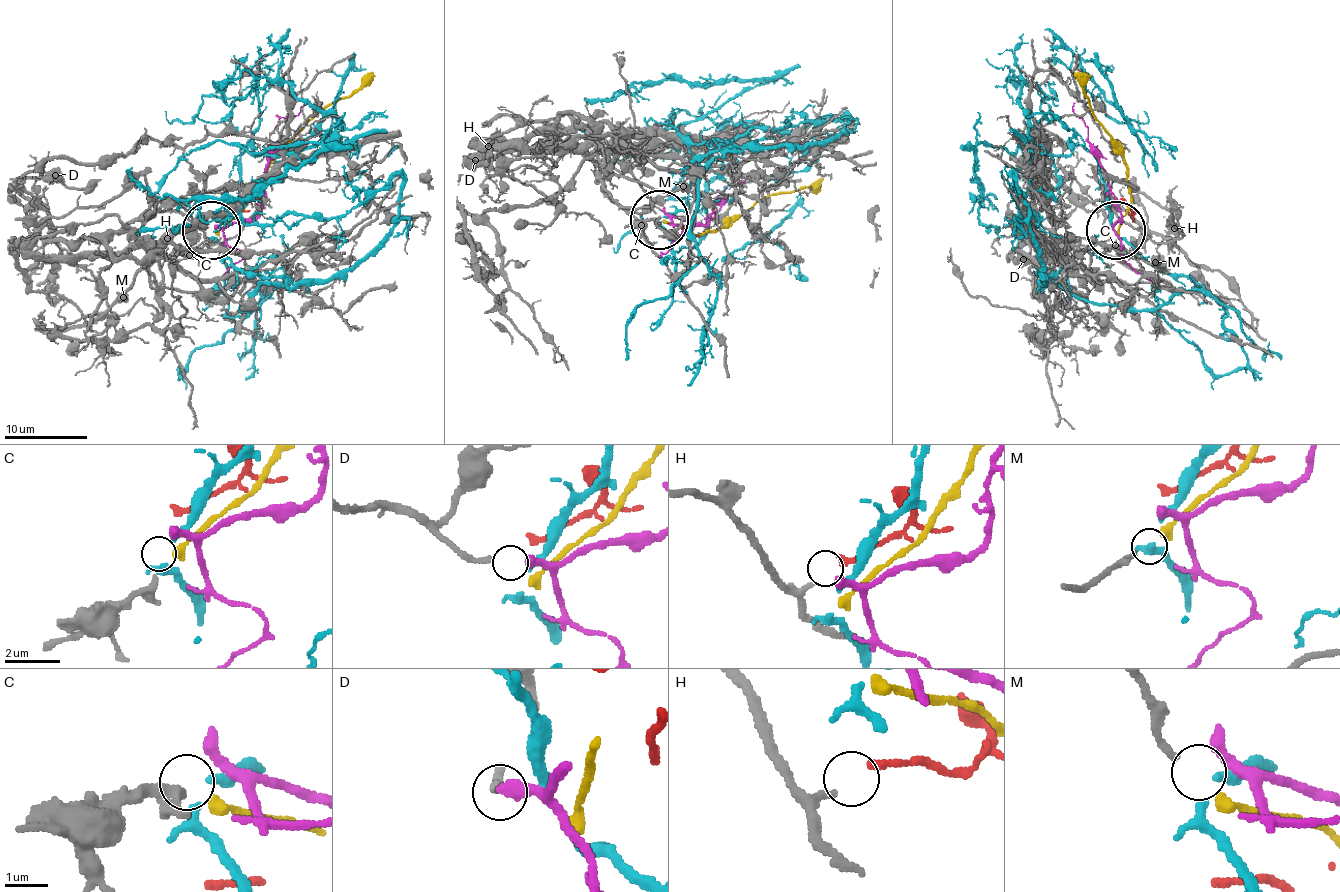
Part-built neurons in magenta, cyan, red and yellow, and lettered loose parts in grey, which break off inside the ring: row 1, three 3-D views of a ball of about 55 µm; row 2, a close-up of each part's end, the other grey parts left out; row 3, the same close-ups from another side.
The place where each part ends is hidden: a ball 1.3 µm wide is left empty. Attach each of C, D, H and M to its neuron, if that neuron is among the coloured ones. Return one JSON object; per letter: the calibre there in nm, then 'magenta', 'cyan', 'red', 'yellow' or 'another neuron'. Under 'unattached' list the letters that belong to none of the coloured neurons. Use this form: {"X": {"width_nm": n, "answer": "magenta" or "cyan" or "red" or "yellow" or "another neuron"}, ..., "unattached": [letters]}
{"C": {"width_nm": 200, "answer": "another neuron"}, "D": {"width_nm": 200, "answer": "magenta"}, "H": {"width_nm": 170, "answer": "red"}, "M": {"width_nm": 140, "answer": "yellow"}, "unattached": ["C"]}

